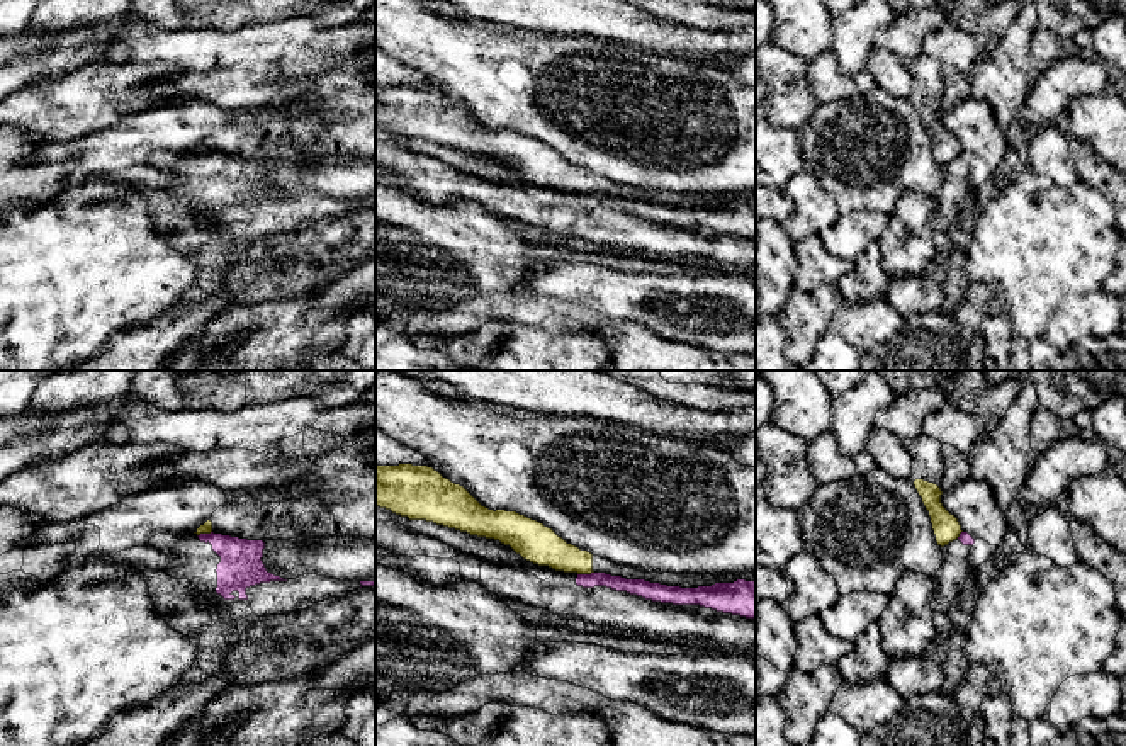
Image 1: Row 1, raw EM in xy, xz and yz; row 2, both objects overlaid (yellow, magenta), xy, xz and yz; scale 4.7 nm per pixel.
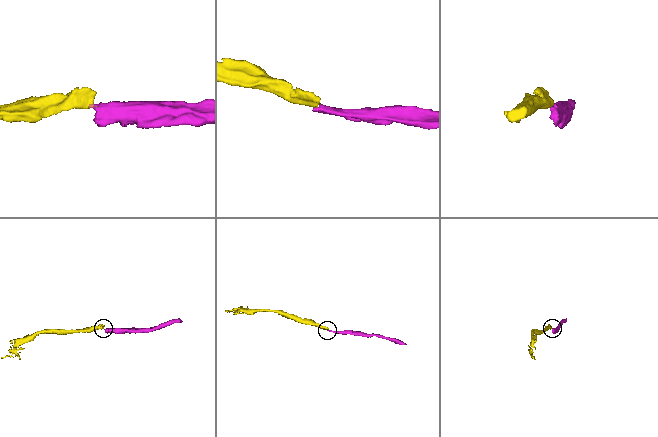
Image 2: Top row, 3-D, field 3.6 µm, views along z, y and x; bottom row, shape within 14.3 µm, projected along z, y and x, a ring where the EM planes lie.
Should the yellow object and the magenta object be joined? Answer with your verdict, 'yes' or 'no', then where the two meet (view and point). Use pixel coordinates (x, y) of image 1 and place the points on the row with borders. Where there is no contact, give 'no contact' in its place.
no; contact xz (585, 573)

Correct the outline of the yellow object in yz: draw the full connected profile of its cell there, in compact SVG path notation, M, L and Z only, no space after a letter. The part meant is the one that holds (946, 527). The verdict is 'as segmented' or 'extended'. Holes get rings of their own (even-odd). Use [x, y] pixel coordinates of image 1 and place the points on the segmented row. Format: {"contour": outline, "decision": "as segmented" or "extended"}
{"contour": "M919 435L902 442L912 457L912 476L919 496L929 511L937 545L944 547L960 537L961 525L941 503L941 479L944 472L943 444L932 437Z", "decision": "extended"}

